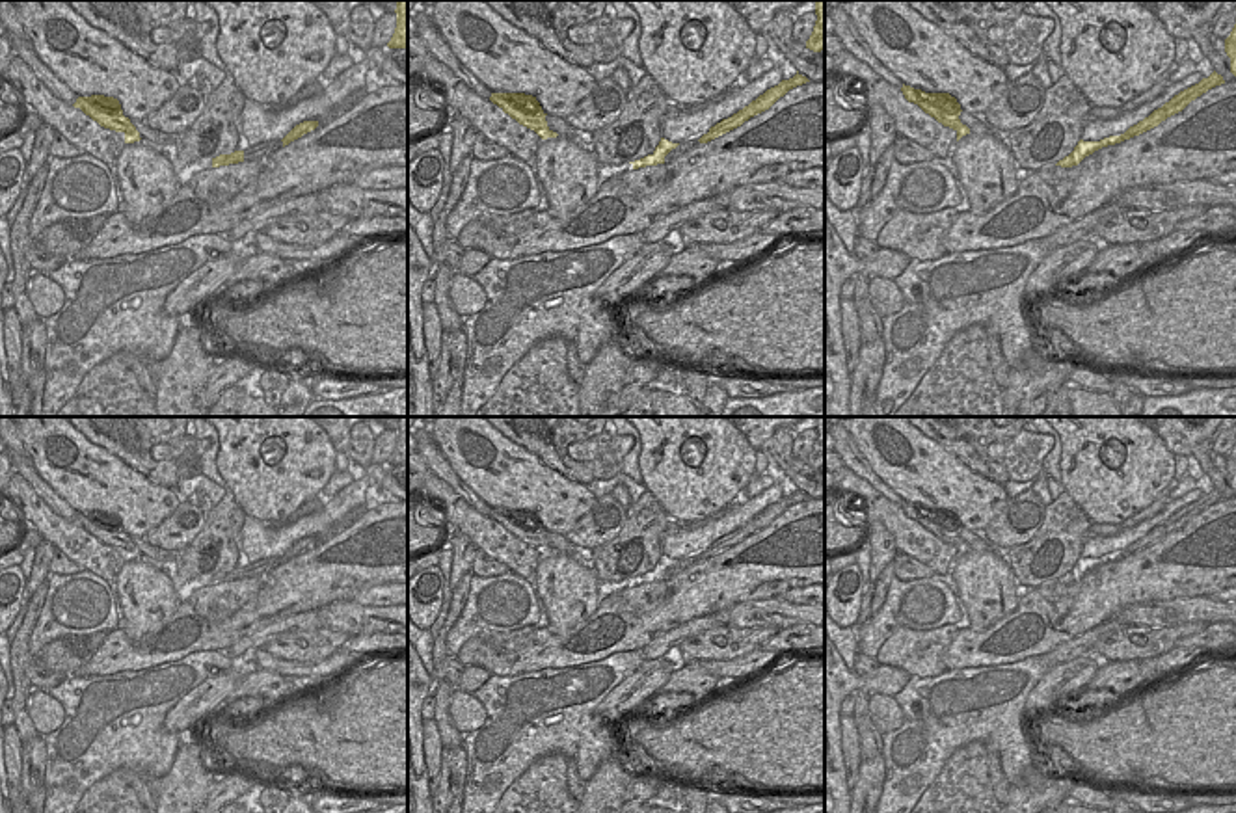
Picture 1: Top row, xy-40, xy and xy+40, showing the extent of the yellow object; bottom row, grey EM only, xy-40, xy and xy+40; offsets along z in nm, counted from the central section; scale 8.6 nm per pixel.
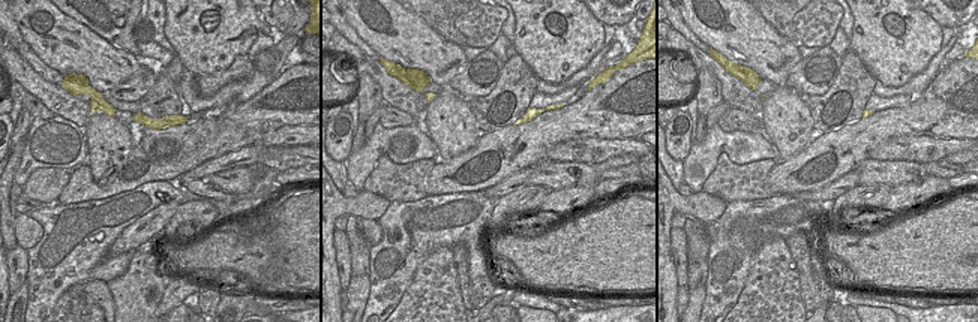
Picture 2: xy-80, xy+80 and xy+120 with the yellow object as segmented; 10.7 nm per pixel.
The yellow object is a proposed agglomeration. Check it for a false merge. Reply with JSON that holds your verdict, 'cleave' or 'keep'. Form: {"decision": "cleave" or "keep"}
{"decision": "keep"}

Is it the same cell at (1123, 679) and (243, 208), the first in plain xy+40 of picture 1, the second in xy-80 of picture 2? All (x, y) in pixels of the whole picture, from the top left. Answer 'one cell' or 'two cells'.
two cells

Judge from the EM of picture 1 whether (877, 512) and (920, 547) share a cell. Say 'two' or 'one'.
one

